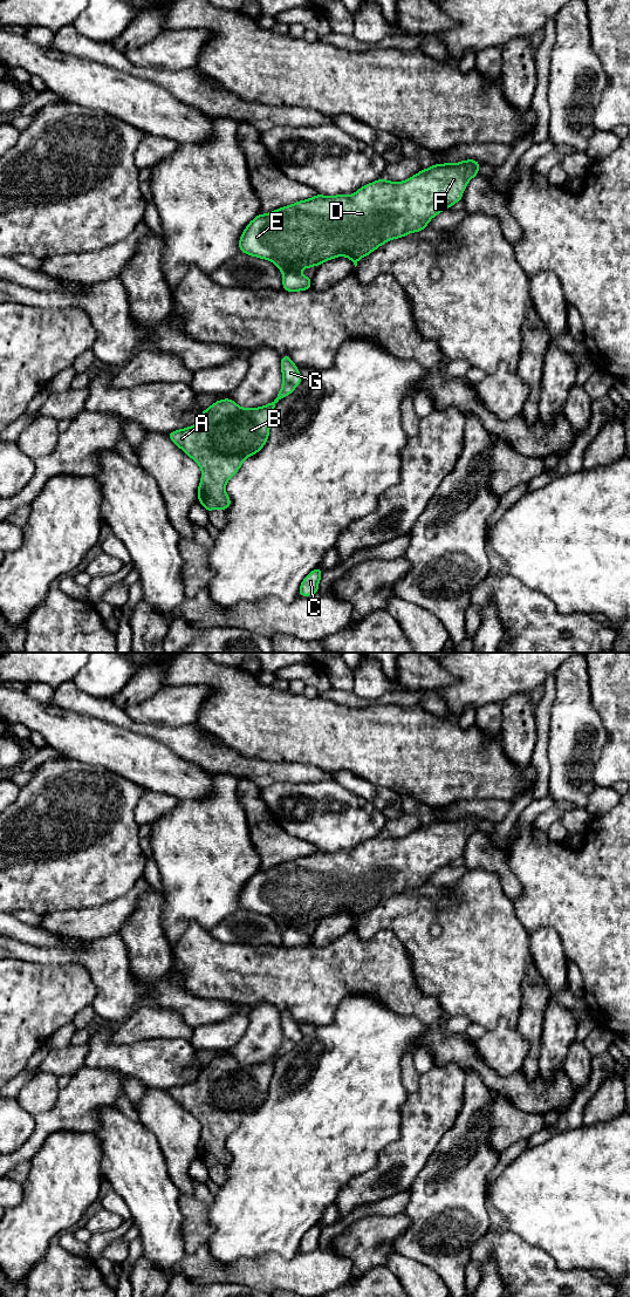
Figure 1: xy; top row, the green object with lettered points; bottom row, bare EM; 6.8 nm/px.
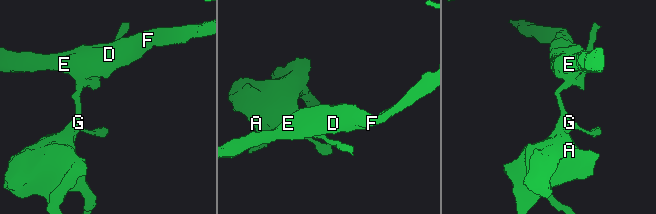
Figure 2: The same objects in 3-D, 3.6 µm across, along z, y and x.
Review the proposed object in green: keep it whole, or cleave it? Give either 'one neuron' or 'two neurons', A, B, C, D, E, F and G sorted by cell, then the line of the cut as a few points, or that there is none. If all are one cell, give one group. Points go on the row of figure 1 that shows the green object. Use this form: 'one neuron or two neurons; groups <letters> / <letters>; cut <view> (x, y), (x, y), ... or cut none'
two neurons; groups A B C G / D E F; cut xy (296, 270), (287, 270), (282, 273)

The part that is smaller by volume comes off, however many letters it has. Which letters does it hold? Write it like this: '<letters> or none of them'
A, B, C, G

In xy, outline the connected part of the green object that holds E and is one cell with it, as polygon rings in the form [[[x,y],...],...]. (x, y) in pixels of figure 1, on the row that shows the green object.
[[[474,159],[434,164],[403,182],[379,178],[354,194],[319,193],[269,213],[259,213],[239,238],[240,252],[269,260],[282,273],[320,266],[337,257],[349,258],[356,267],[361,258],[383,244],[425,230],[433,217],[459,203],[467,183],[479,175],[480,165]]]

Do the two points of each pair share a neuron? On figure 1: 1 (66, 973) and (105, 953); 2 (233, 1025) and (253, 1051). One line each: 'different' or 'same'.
1: different
2: different

